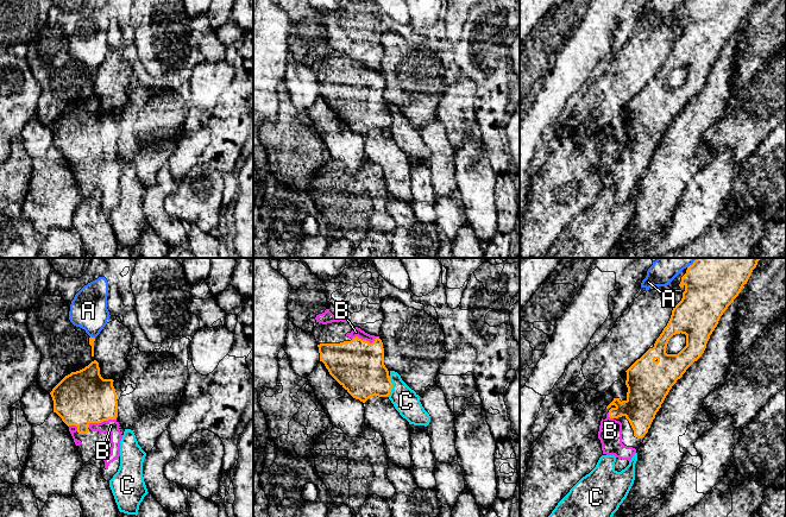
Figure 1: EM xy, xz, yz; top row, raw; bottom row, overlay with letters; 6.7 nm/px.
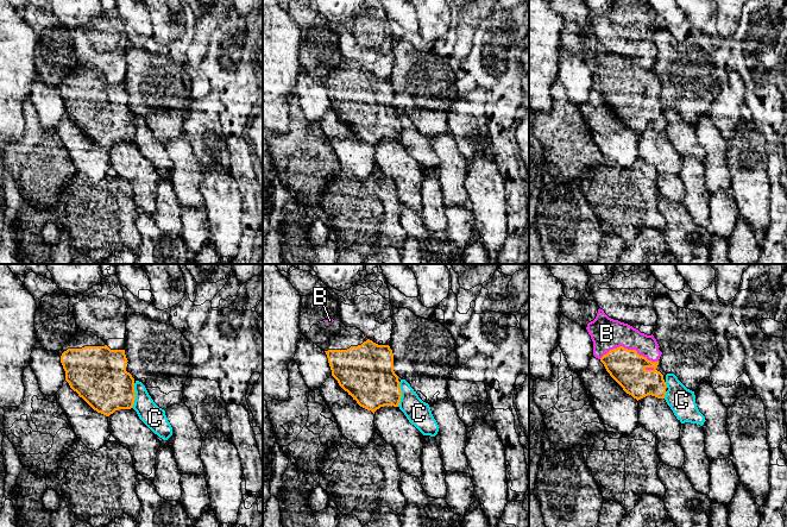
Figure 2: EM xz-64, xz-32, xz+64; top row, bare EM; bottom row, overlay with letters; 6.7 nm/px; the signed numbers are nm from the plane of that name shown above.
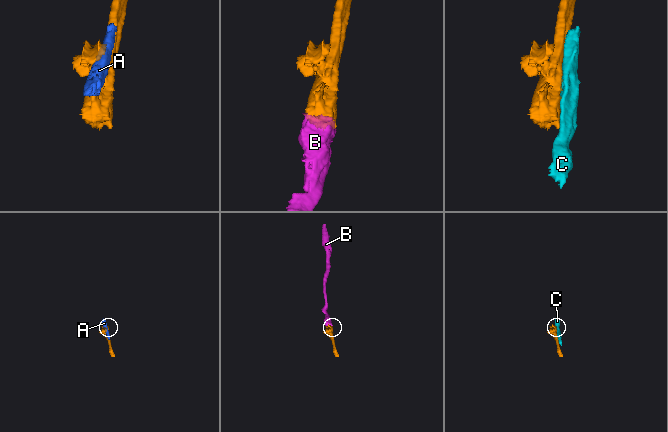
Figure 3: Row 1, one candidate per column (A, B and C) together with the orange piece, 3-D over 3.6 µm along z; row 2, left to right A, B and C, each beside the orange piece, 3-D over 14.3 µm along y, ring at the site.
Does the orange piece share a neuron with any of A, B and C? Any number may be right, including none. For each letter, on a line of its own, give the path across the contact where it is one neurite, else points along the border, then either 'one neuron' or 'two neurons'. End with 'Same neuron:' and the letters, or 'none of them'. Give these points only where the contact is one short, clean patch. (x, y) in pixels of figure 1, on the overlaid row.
A: two neurons
B: one neuron
C: two neurons
Same neuron: B

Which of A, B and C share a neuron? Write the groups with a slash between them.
A / B / C

